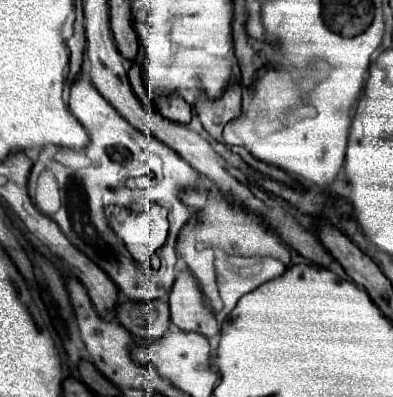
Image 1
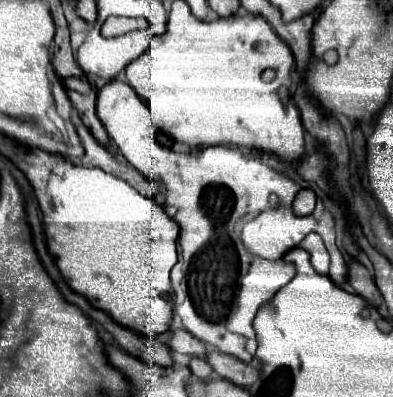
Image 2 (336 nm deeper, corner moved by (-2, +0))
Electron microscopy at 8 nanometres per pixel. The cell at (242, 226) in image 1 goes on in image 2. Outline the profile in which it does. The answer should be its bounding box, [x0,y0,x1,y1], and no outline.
[96,79,346,363]

